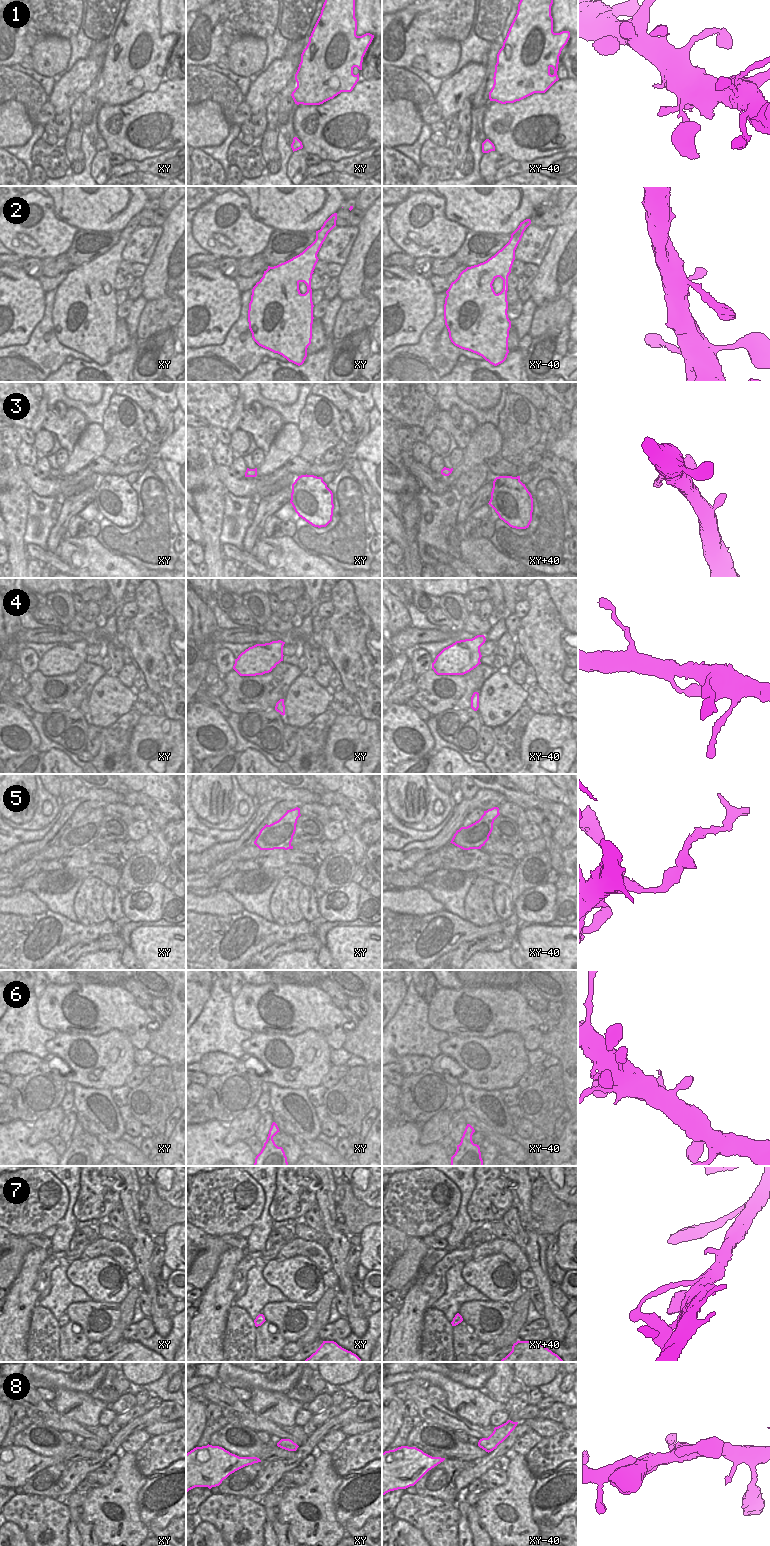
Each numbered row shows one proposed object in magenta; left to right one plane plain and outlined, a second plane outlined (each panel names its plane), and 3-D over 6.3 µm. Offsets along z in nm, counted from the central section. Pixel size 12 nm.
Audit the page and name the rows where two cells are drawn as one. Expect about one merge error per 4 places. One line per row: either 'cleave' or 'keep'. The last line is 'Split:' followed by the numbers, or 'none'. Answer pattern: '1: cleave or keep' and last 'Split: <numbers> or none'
1: keep
2: keep
3: keep
4: keep
5: cleave
6: keep
7: cleave
8: keep
Split: 5, 7

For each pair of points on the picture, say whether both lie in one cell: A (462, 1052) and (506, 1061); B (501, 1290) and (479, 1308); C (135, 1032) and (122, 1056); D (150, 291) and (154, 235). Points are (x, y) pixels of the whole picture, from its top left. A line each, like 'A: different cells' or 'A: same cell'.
A: same cell
B: different cells
C: different cells
D: different cells

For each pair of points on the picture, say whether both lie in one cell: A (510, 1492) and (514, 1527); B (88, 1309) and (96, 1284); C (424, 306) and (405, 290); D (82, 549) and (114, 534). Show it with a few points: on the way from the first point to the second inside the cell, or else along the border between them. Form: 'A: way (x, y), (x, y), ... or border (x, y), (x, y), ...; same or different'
A: way (510, 1501), (510, 1518); same
B: border (91, 1299), (97, 1302), (114, 1303); different
C: way (419, 304), (410, 295); same
D: border (95, 537), (105, 548), (117, 555); different

